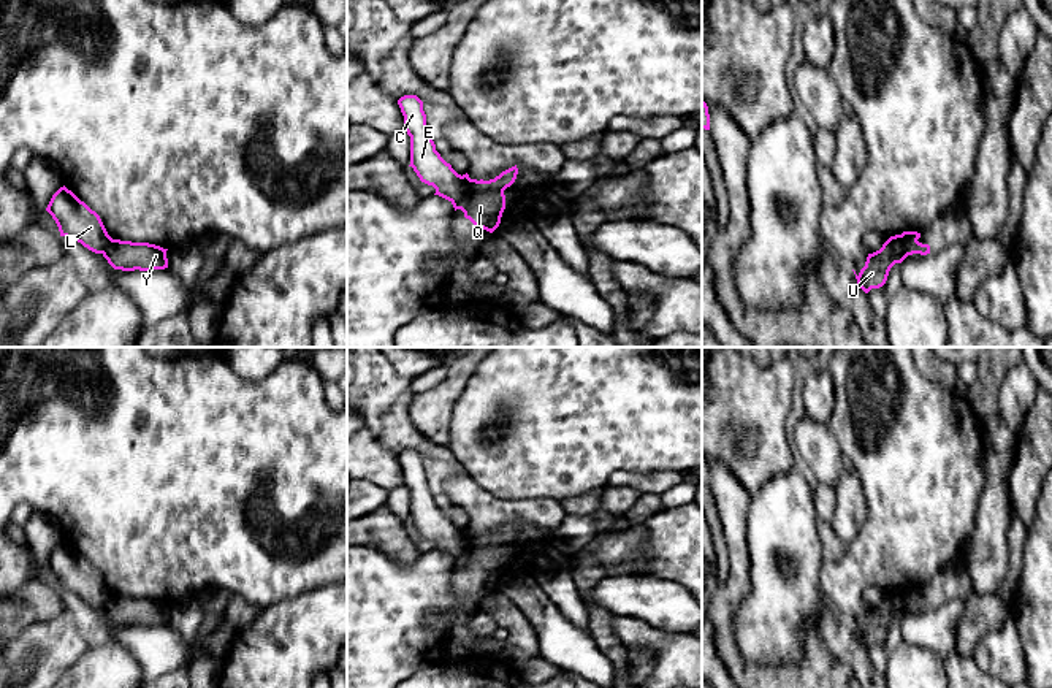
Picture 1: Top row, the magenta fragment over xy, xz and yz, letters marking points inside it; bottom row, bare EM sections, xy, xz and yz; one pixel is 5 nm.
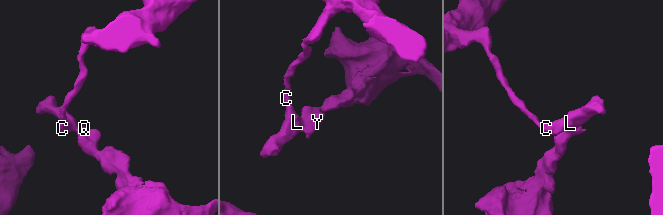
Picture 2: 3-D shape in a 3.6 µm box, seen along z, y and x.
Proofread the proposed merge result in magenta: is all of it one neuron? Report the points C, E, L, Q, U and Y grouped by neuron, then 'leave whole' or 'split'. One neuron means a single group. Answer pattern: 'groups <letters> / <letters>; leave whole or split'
groups C E L / Q U Y; split

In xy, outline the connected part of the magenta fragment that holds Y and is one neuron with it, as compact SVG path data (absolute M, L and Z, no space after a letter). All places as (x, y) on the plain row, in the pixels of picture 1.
M112 594L105 604L103 612L114 625L154 626L168 623L166 606L149 598Z

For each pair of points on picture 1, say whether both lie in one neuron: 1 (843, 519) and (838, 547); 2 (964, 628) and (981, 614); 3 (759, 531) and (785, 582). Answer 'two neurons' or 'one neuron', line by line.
1: two neurons
2: one neuron
3: one neuron

